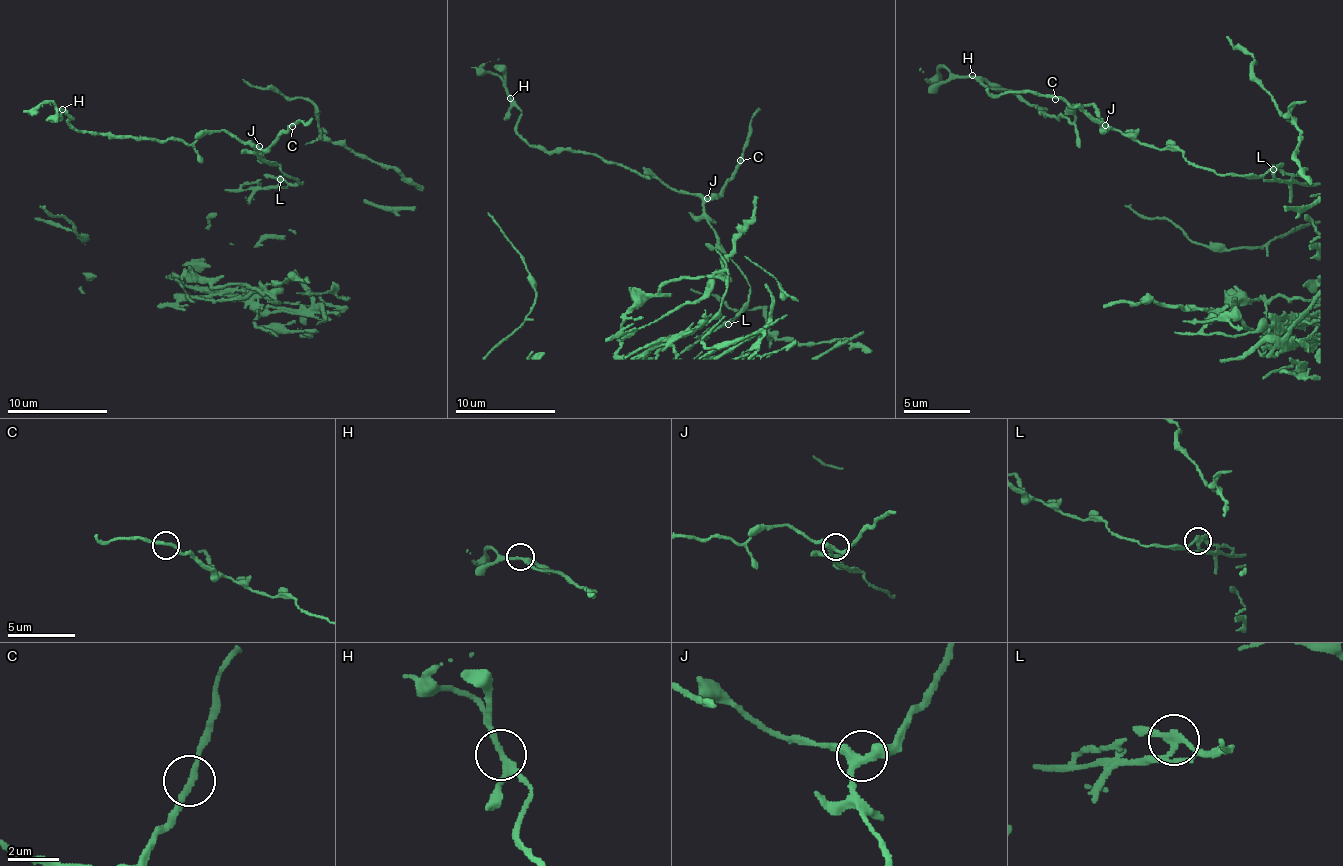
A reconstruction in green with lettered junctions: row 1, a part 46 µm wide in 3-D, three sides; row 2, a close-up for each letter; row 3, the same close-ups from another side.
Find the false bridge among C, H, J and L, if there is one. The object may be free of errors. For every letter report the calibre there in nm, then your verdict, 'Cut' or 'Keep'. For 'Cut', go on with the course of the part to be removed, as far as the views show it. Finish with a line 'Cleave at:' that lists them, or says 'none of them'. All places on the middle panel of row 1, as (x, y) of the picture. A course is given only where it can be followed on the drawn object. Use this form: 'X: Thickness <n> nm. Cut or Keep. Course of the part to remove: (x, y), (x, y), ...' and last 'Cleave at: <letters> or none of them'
C: Thickness 240 nm. Keep
H: Thickness 220 nm. Keep
J: Thickness 320 nm. Keep
L: Thickness 200 nm. Cut
Cleave at: L

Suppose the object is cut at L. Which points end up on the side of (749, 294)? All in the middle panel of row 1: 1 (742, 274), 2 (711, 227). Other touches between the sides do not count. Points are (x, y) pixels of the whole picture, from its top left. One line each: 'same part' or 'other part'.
1: same part
2: same part

